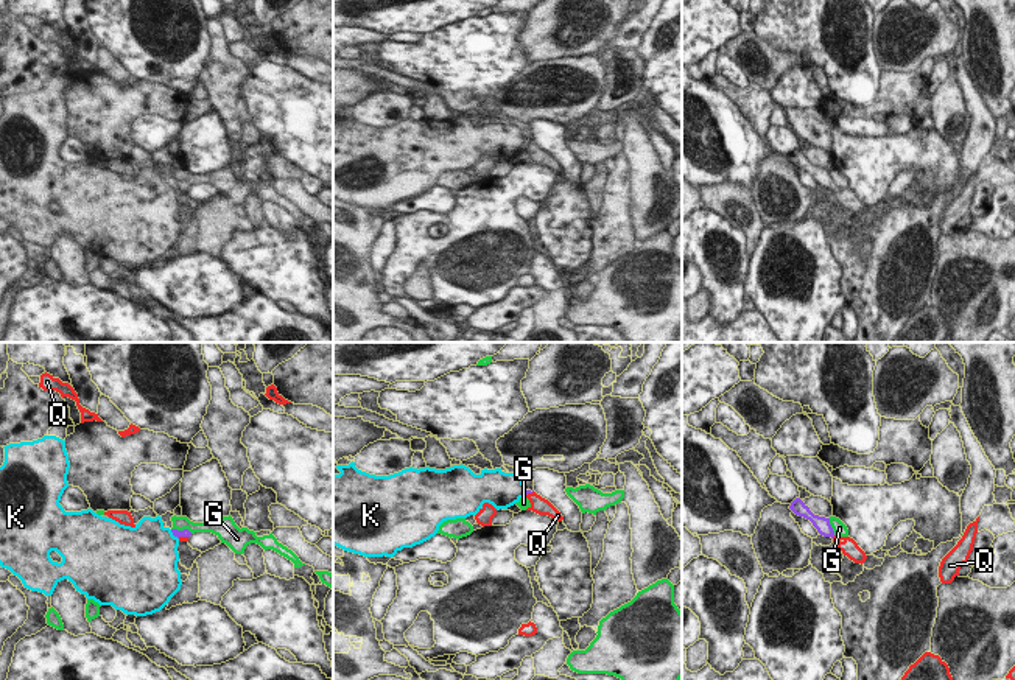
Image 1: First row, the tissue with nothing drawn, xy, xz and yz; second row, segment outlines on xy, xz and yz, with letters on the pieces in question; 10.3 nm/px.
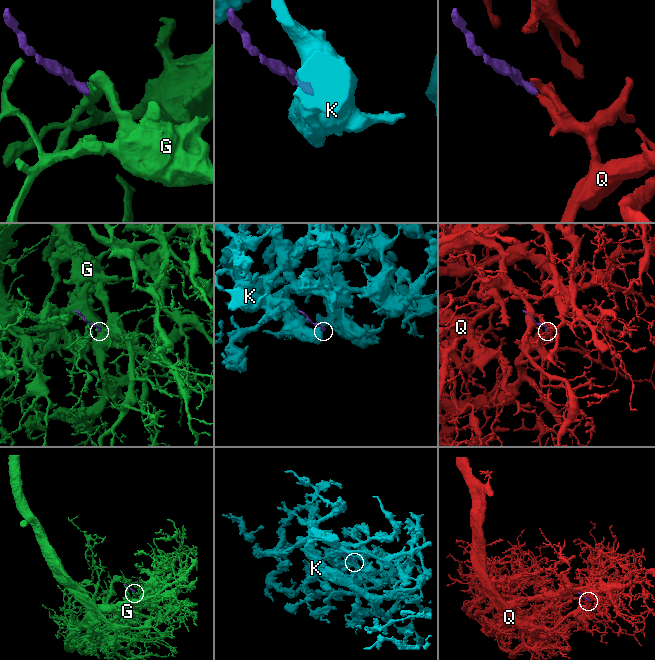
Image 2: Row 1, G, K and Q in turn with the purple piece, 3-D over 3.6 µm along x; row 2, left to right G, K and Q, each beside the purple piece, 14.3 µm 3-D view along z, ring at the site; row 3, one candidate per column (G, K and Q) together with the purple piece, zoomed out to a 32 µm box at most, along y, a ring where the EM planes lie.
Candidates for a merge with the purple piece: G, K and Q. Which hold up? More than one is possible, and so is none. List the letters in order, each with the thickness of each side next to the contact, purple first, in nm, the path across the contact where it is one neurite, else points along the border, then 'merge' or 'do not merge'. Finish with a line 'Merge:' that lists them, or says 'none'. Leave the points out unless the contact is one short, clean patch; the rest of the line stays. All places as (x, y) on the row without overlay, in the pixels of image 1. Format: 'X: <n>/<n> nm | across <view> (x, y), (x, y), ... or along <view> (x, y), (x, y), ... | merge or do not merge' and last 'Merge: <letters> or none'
G: 160/140 nm | along yz (828, 170), (835, 185) | do not merge
K: 90/480 nm | along xy (170, 181), (178, 190) | do not merge
Q: 90/60 nm | across xy (186, 184), (182, 187), (181, 190) | merge
Merge: Q

